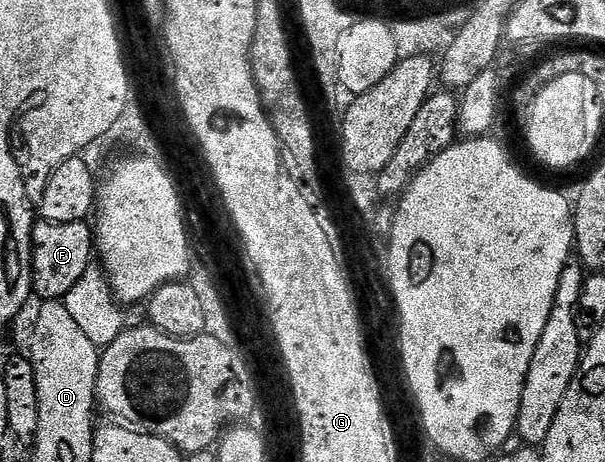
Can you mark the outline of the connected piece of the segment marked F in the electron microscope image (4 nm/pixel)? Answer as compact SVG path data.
M40 220L32 226L32 290L43 301L63 301L64 295L86 274L86 270L94 260L94 228L91 223L79 220L78 222L50 222Z

